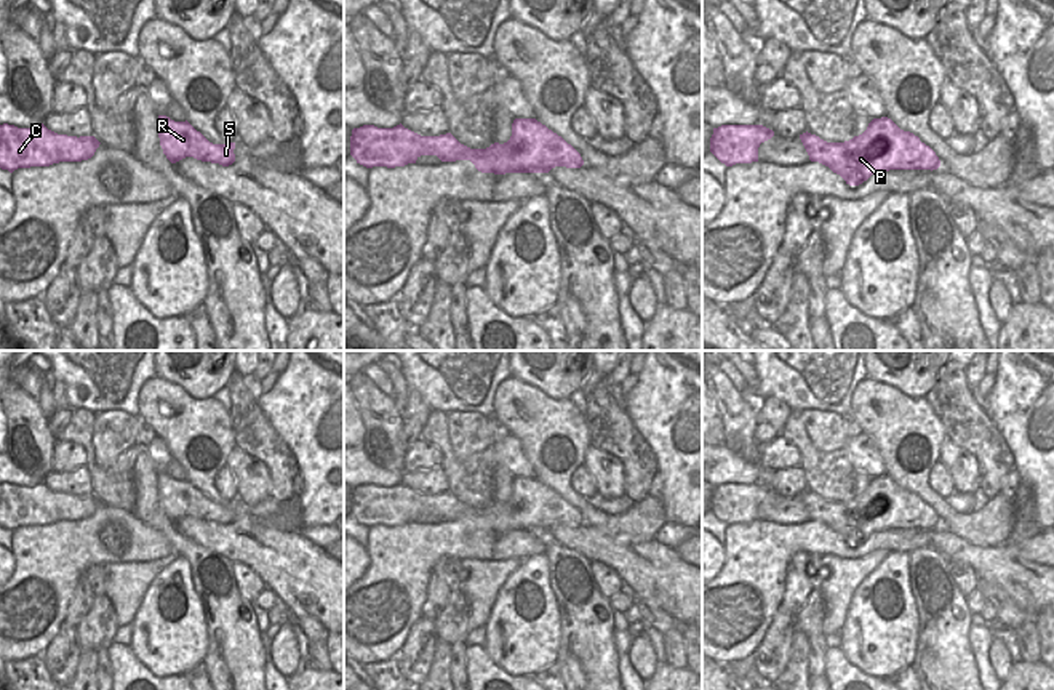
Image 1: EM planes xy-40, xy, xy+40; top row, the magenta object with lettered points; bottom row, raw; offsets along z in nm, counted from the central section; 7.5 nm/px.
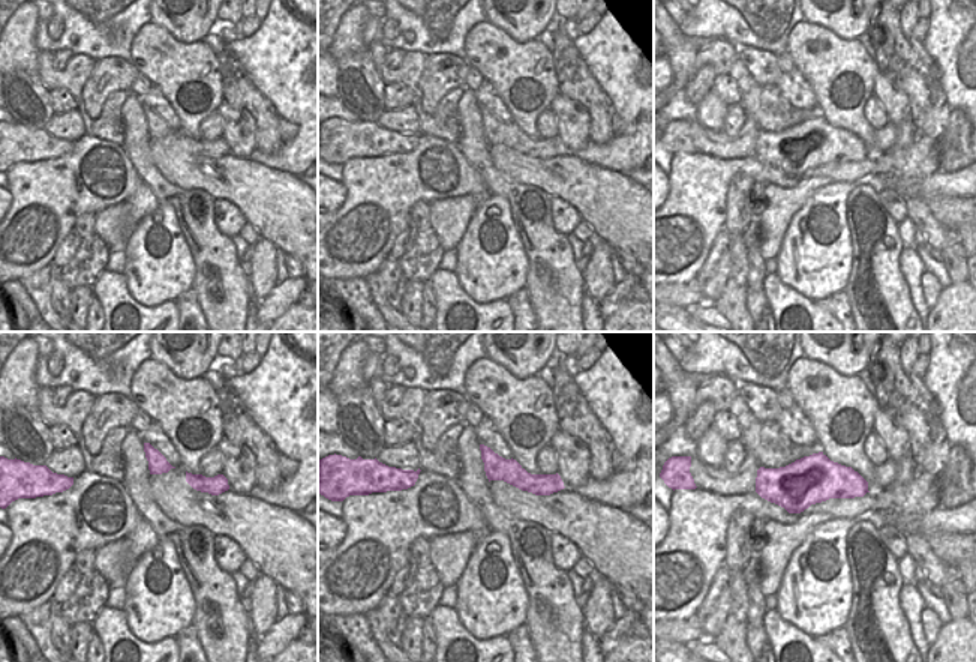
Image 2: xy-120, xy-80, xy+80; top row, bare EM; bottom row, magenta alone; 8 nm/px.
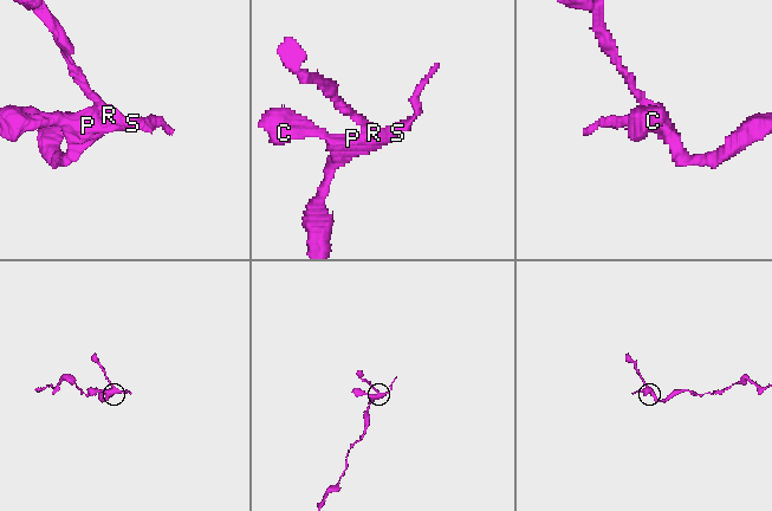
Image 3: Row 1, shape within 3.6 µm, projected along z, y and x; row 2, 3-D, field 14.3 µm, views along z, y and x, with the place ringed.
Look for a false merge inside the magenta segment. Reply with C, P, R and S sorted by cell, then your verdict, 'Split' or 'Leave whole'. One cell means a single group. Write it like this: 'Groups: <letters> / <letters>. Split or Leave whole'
Groups: C P R S. Leave whole.

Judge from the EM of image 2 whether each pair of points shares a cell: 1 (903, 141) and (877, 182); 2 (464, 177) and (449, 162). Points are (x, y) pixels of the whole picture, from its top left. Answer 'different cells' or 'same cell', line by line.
1: different cells
2: same cell

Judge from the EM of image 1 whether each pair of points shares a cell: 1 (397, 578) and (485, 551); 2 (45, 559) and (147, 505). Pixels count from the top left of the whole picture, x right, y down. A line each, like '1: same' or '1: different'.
1: same
2: different

